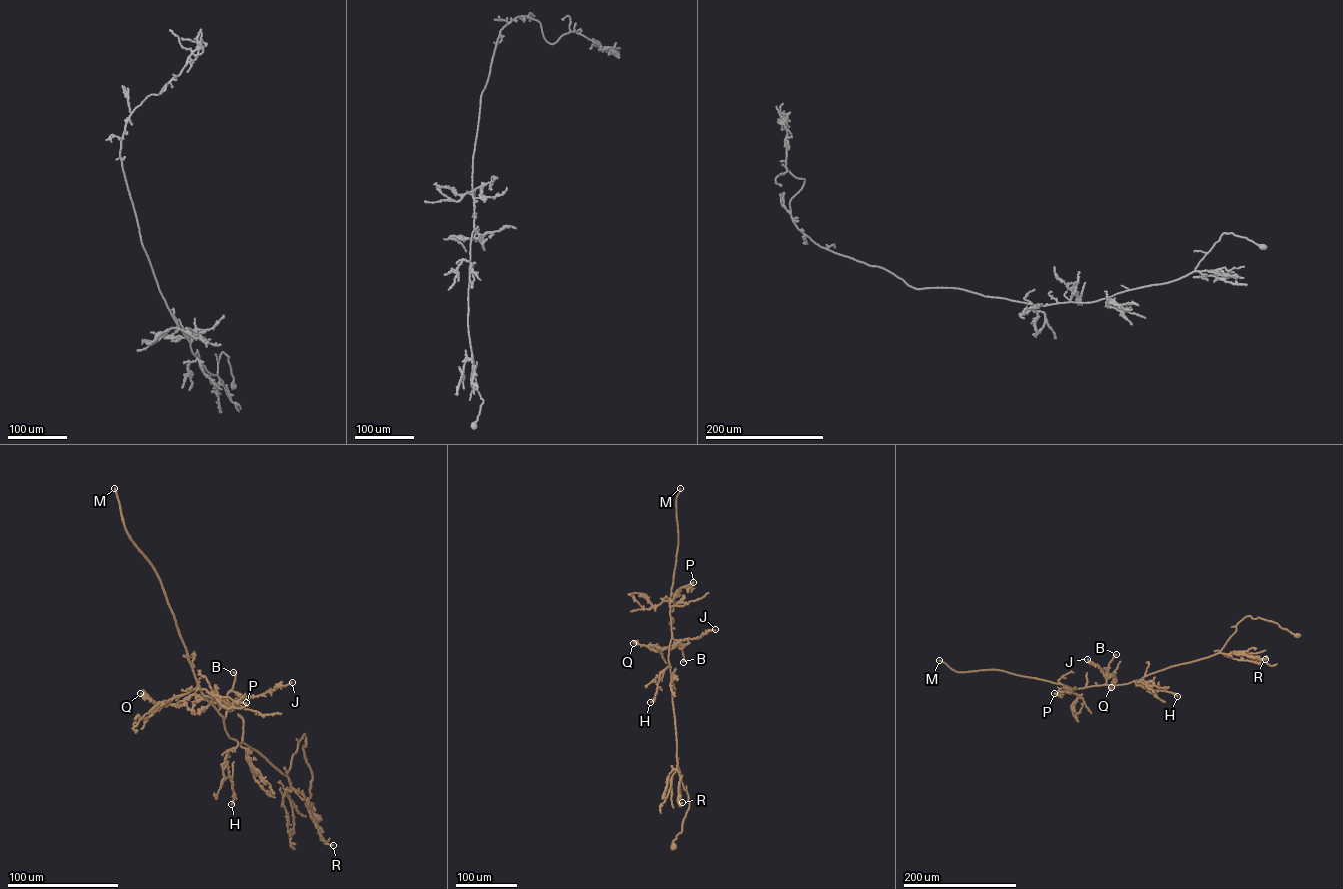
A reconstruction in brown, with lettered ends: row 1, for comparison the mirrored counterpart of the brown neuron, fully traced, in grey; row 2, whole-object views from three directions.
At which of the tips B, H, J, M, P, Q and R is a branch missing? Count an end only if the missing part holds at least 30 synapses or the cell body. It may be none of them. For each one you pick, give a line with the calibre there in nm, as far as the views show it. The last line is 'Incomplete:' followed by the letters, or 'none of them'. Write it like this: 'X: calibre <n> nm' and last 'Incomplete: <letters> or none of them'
M: calibre 550 nm
Incomplete: M

